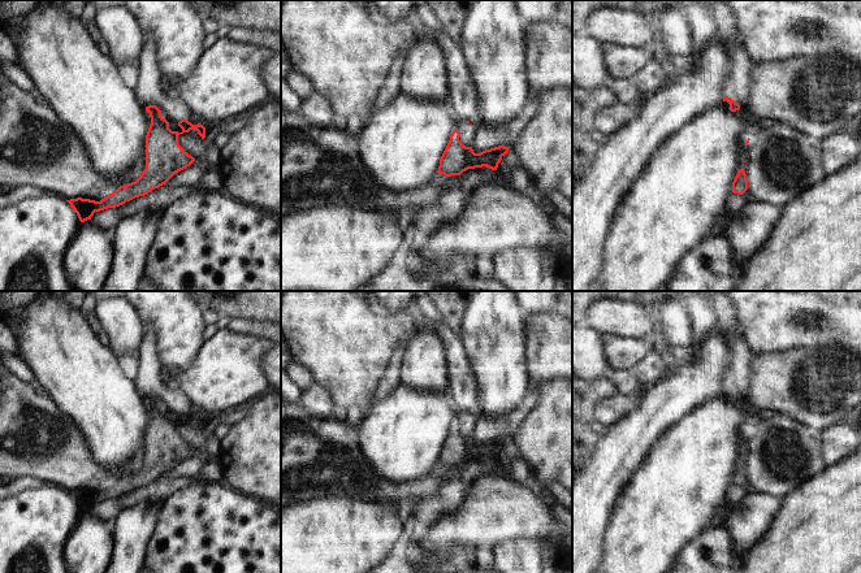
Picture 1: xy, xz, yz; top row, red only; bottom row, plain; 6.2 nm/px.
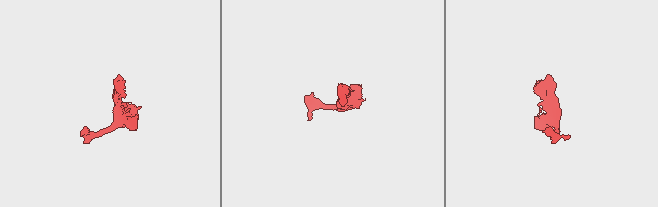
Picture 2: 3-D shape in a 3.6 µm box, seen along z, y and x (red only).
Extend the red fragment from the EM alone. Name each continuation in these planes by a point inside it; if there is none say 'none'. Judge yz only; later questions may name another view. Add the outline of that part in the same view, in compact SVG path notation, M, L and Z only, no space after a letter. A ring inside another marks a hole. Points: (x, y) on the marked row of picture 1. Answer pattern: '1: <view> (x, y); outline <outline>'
none

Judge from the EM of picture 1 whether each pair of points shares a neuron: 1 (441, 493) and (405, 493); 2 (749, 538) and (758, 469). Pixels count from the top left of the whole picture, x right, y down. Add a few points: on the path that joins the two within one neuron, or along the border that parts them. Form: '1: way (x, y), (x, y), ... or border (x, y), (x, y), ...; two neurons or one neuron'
1: way (432, 493), (414, 493); one neuron
2: border (756, 490), (782, 500); two neurons

